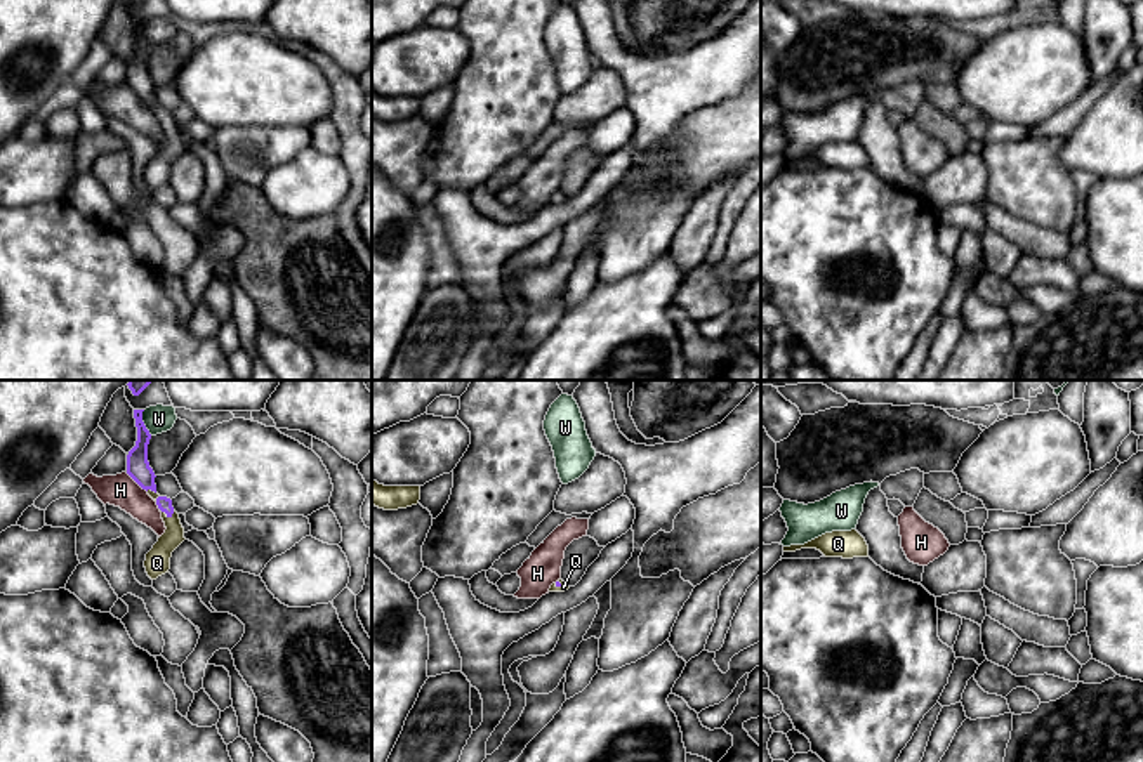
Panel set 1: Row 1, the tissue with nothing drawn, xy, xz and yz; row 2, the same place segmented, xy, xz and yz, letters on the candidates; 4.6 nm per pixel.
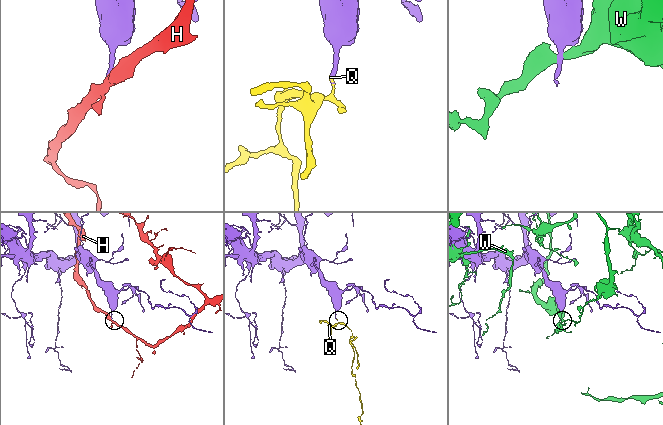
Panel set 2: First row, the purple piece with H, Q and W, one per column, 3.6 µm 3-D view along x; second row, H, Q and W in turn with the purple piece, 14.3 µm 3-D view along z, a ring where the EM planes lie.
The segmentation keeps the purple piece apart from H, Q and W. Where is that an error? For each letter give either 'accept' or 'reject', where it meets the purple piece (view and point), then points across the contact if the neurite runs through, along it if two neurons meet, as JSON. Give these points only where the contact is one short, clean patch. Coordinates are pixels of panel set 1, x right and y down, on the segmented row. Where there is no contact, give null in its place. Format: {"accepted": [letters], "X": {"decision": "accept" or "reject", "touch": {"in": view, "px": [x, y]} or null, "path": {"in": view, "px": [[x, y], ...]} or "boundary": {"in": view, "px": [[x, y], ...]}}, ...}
{"accepted": ["Q"], "H": {"decision": "reject", "touch": {"in": "xy", "px": [136, 481]}, "boundary": {"in": "xy", "px": [[125, 472], [146, 492]]}}, "Q": {"decision": "accept", "touch": {"in": "xy", "px": [167, 514]}, "path": {"in": "xy", "px": [[164, 504], [167, 514], [171, 540], [157, 563]]}}, "W": {"decision": "reject", "touch": {"in": "xy", "px": [143, 422]}}}

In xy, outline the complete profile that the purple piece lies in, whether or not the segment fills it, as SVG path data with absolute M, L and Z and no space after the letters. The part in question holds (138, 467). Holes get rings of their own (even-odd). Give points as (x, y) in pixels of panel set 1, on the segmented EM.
M134 410L137 441L135 446L127 455L127 474L148 491L148 495L156 502L162 519L165 522L165 533L158 538L153 549L146 554L144 568L151 580L168 573L172 552L186 540L184 528L181 524L179 514L172 507L172 500L160 496L156 493L155 472L148 462L148 444L151 439L149 430L142 422L144 410Z

